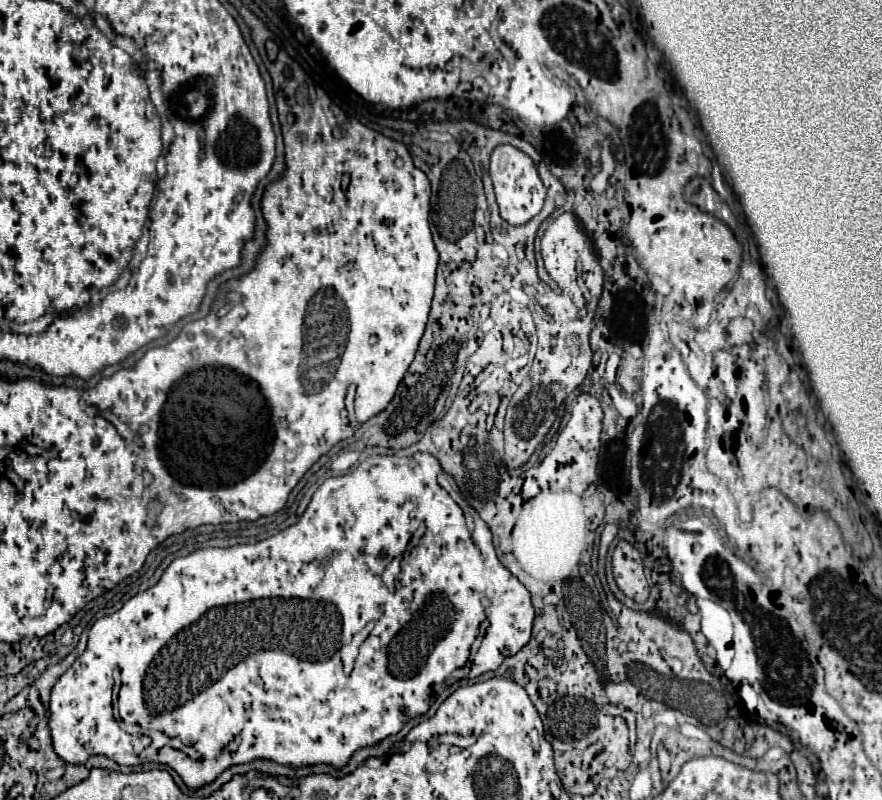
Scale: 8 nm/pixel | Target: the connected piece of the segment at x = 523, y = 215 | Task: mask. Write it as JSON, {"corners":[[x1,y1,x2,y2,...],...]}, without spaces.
{"corners":[[499,145,491,155,491,169,489,175,492,179,499,215,509,225,525,225,531,221,543,207,545,201,545,187,537,175,533,161,511,145]]}

